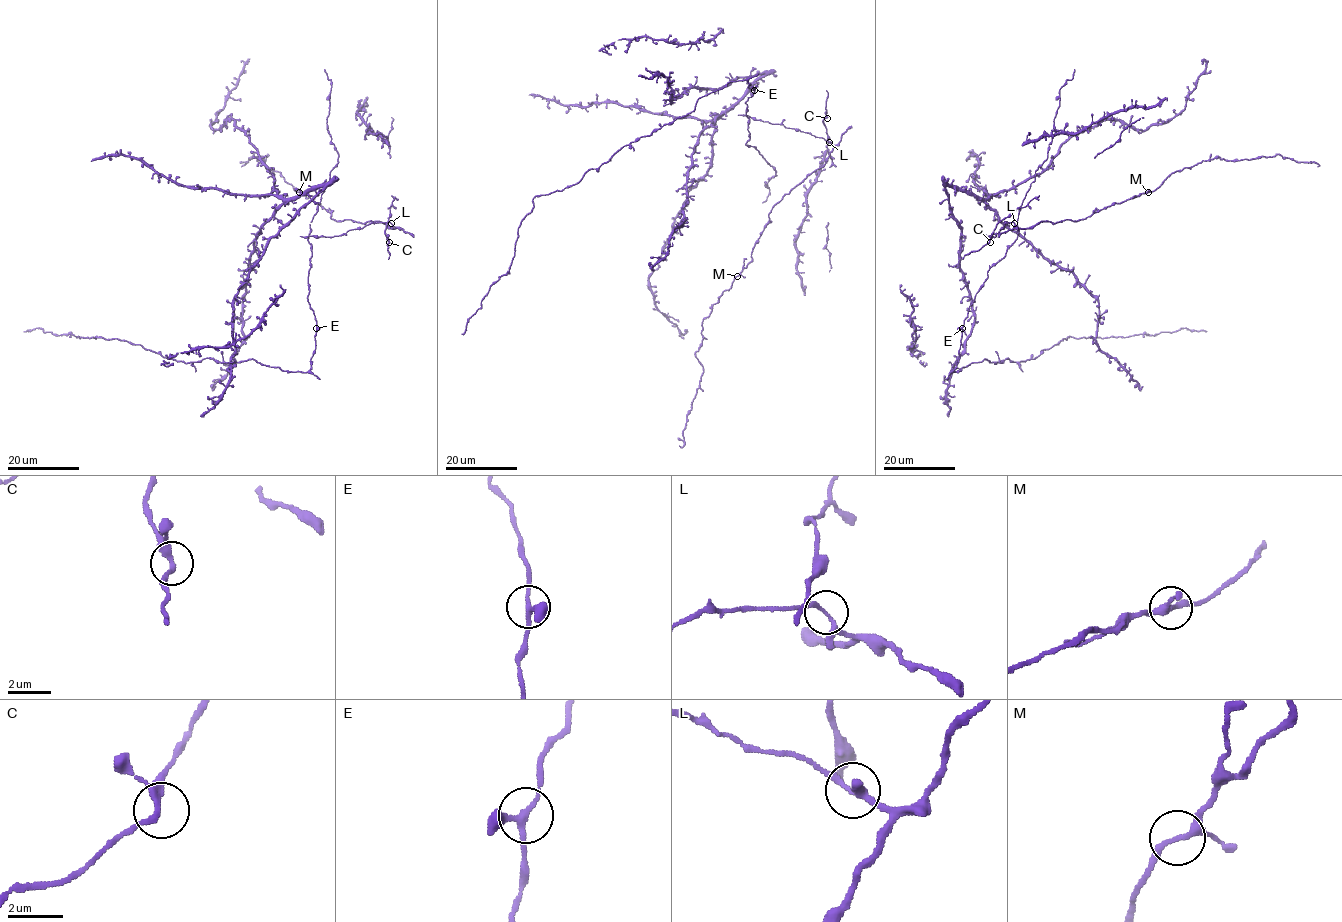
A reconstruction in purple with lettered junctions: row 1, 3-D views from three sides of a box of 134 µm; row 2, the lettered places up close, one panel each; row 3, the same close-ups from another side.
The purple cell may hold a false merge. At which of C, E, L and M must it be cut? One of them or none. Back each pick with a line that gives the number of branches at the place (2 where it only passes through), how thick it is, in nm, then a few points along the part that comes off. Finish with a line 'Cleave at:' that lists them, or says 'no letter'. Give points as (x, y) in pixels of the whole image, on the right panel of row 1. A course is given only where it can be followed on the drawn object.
Cleave at: no letter

